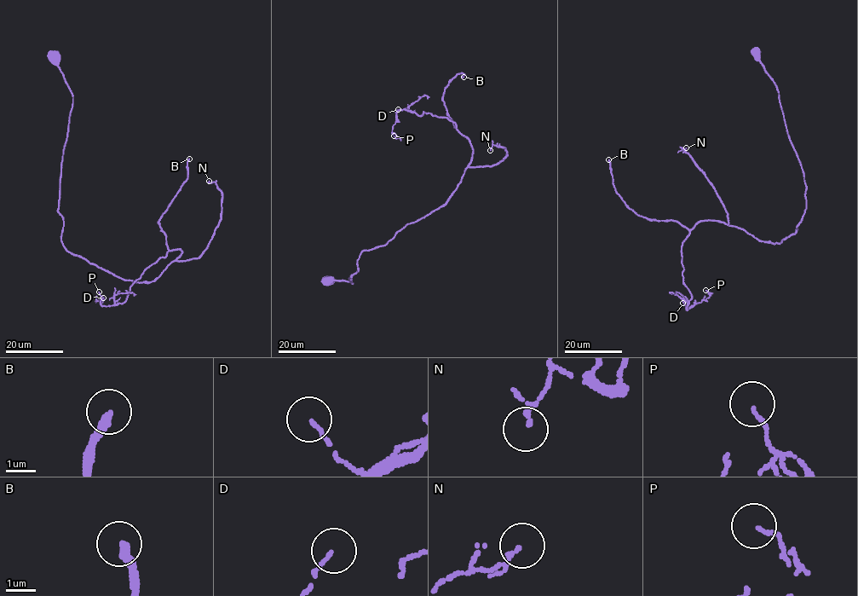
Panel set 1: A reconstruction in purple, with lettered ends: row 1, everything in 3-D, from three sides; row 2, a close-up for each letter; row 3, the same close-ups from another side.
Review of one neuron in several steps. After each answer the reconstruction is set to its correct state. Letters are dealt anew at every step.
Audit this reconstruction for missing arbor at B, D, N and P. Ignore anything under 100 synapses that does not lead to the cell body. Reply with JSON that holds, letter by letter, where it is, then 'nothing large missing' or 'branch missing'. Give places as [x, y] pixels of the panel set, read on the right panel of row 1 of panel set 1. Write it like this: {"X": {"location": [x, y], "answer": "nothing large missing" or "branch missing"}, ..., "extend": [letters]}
{"B": {"location": [608, 159], "answer": "branch missing"}, "D": {"location": [682, 303], "answer": "nothing large missing"}, "N": {"location": [686, 147], "answer": "nothing large missing"}, "P": {"location": [705, 290], "answer": "nothing large missing"}, "extend": ["B"]}

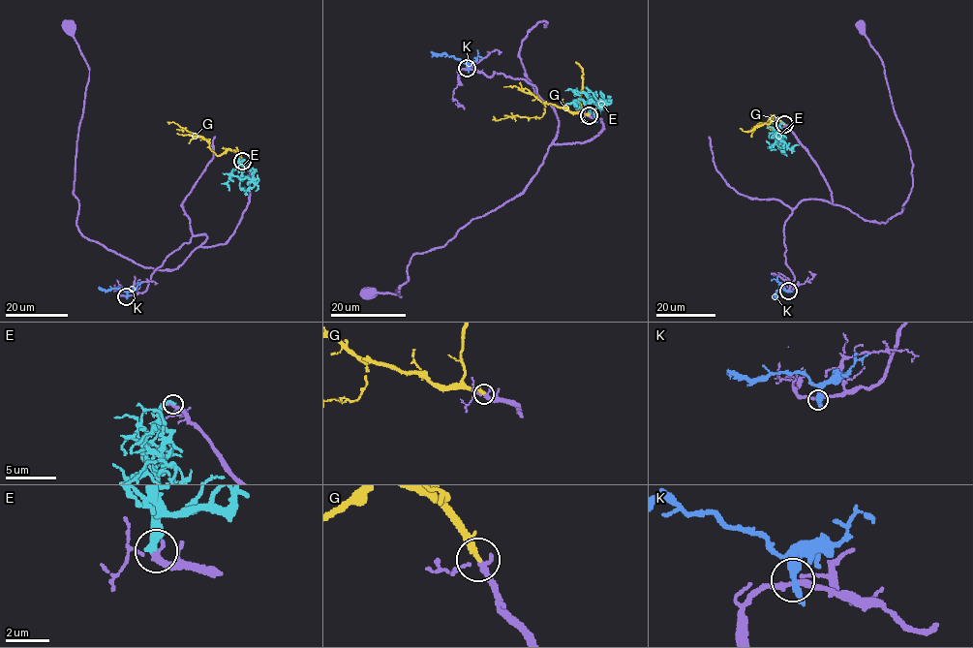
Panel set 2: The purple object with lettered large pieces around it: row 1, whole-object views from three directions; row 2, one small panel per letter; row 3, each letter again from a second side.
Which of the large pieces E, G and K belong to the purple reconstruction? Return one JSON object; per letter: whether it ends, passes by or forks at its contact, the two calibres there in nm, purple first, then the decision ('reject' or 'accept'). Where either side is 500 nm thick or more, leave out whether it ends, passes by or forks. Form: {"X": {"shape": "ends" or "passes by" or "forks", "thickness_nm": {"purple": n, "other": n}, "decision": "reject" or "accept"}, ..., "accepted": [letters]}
{"E": {"shape": "ends", "thickness_nm": {"purple": 200, "other": 440}, "decision": "reject"}, "G": {"shape": "ends", "thickness_nm": {"purple": 200, "other": 280}, "decision": "accept"}, "K": {"shape": "passes by", "thickness_nm": {"purple": 240, "other": 360}, "decision": "reject"}, "accepted": ["G"]}

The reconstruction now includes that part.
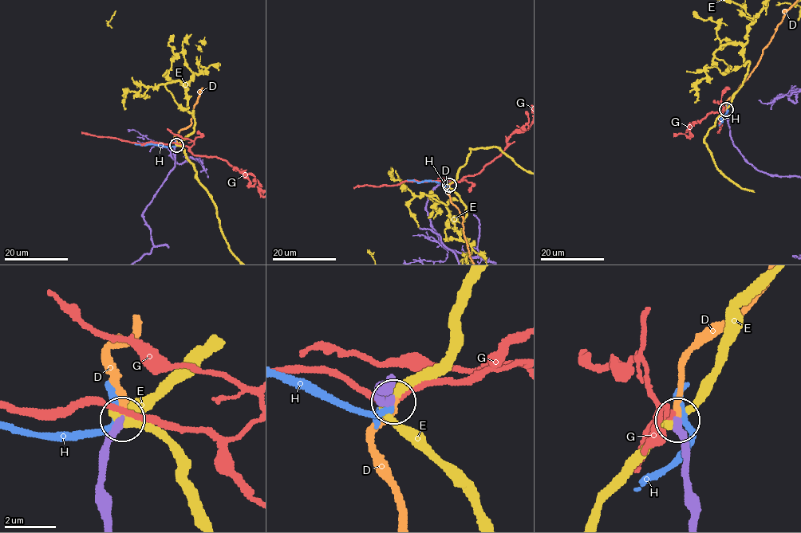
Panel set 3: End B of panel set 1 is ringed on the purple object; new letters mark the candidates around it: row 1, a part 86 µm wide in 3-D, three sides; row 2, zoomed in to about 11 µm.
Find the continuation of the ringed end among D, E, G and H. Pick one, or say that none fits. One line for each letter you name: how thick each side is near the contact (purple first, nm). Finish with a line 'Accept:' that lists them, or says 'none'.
D: Thickness 320 nm (purple) against 240 nm
Accept: D

